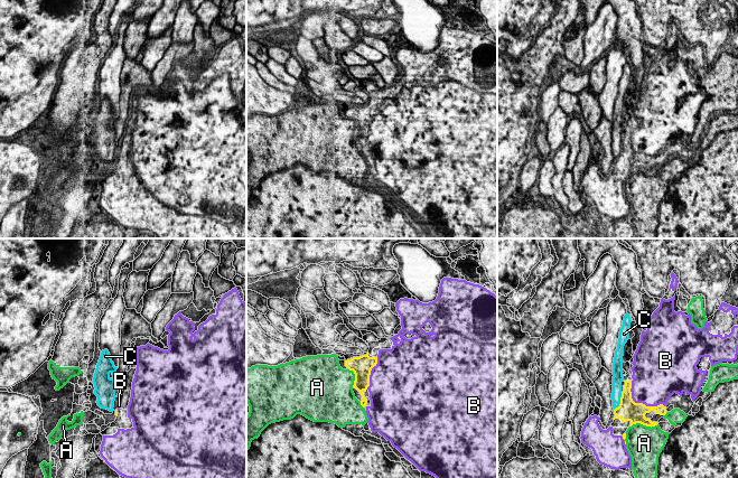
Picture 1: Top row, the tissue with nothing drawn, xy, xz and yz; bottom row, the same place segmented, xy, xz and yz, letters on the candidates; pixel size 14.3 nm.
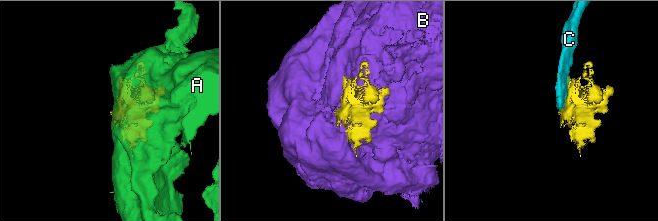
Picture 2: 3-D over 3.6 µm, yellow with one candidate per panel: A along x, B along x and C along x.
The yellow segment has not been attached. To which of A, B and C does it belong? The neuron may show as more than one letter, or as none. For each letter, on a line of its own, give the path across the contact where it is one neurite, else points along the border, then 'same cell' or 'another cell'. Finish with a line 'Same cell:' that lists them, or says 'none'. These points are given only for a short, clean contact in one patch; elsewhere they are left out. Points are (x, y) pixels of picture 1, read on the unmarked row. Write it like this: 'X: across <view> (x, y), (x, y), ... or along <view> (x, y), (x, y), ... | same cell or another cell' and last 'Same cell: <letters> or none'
A: another cell
B: same cell
C: along yz (622, 141), (619, 153), (613, 159) | another cell
Same cell: B

